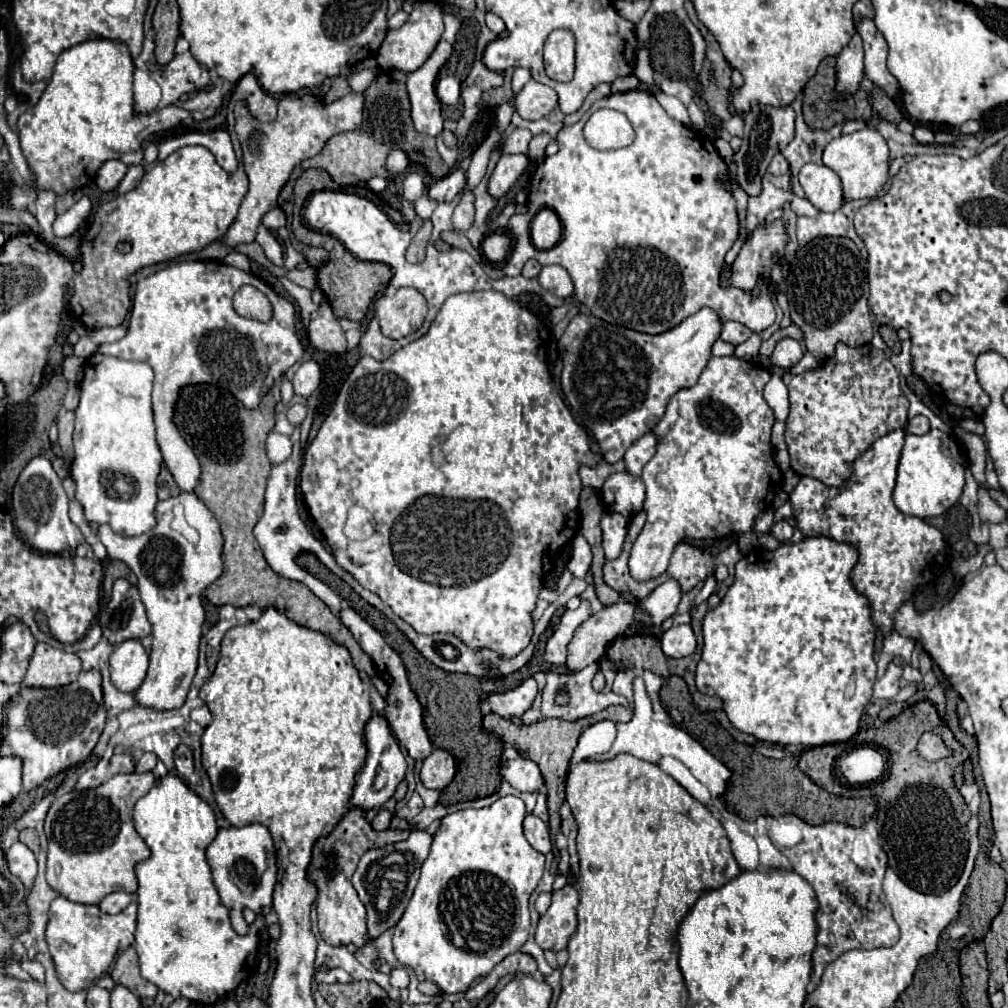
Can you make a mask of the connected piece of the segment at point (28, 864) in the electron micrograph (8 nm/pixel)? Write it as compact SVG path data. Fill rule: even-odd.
M16 842L6 852L6 860L8 860L10 872L16 874L24 882L24 886L28 886L28 890L30 890L34 884L34 878L36 878L36 856L34 856L34 852L26 844Z

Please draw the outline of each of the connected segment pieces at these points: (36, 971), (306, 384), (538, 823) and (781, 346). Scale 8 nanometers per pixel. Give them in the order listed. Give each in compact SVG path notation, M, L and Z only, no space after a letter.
M22 960L20 966L22 966L34 980L44 982L44 968L42 968L40 962L36 962L36 960Z
M306 360L298 372L294 374L294 394L300 394L304 398L308 398L320 384L320 378L322 378L322 372L320 372L320 366L316 360Z
M528 814L524 820L524 834L532 848L540 850L542 854L548 854L552 850L550 838L548 838L548 826L534 814Z
M784 338L784 340L780 340L776 344L776 348L772 352L772 364L788 370L788 368L796 366L802 356L804 356L802 344L798 340L794 340L794 338Z

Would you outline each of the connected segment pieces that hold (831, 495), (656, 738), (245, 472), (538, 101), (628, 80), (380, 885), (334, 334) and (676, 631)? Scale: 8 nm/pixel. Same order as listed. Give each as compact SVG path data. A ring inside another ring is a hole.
M894 430L882 438L878 438L864 454L860 454L854 462L854 472L848 482L840 490L832 490L816 478L800 476L796 488L790 492L790 504L796 518L796 526L804 536L828 536L836 542L852 544L858 550L858 562L850 572L854 588L868 598L872 606L872 622L884 636L894 632L894 616L902 604L912 600L916 586L928 584L938 574L938 566L946 566L946 540L944 534L926 524L922 518L902 514L892 502L892 490L896 484L896 468L900 460L900 450L904 444L904 430Z
M638 702L634 706L634 714L632 720L626 724L616 724L618 736L614 740L614 746L608 754L602 756L602 760L612 760L618 754L632 754L640 760L646 762L654 762L658 764L662 756L674 756L678 758L682 764L686 764L690 768L690 772L712 792L712 774L728 774L728 768L714 758L712 754L708 754L708 750L704 750L704 746L700 746L700 742L696 742L690 734L686 734L684 730L672 726L672 724L664 724L664 722L656 722L650 714L650 710L638 708Z
M190 384L186 386L178 402L174 406L174 424L186 444L194 450L194 454L200 460L202 476L200 484L196 486L196 496L210 508L210 512L216 516L222 536L224 536L224 572L222 576L212 582L206 590L206 598L216 604L232 604L236 608L244 608L250 604L260 606L262 610L268 606L278 608L282 614L286 614L290 620L294 620L300 626L306 626L310 630L318 630L326 636L332 636L336 644L348 648L352 662L358 670L366 672L368 676L374 674L374 666L368 654L360 648L360 644L354 640L350 630L340 622L338 616L334 616L324 602L320 602L318 596L310 592L308 586L302 582L288 580L280 574L276 574L264 560L262 550L258 542L254 540L252 528L260 520L262 508L264 508L264 488L266 488L266 476L270 466L266 466L264 460L264 448L262 440L270 434L274 426L274 404L268 404L266 400L256 408L260 410L260 436L258 436L258 424L254 410L246 410L230 392L212 386L212 384Z
M530 80L520 94L516 94L516 112L524 118L524 120L540 120L544 116L548 116L556 104L558 104L558 94L536 80Z
M634 74L617 78L611 85L611 93L622 93L630 90L635 90L640 81Z
M412 830L410 836L402 842L386 844L382 848L370 848L358 862L358 868L352 876L352 884L360 896L360 900L366 906L366 922L368 922L368 940L376 940L382 936L388 928L396 926L398 920L402 918L410 896L416 888L418 876L420 876L420 866L428 858L432 846L432 834L426 830Z
M322 304L316 310L316 314L312 314L308 326L308 338L316 350L334 354L346 352L344 330L338 324L338 318L332 314L332 308L328 304Z
M672 626L662 636L662 650L670 658L684 658L684 656L694 654L696 636L692 632L692 626Z

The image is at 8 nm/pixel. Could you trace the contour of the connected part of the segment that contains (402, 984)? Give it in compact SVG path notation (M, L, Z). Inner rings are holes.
M392 968L390 972L390 986L396 990L402 990L408 986L408 974L404 968Z

